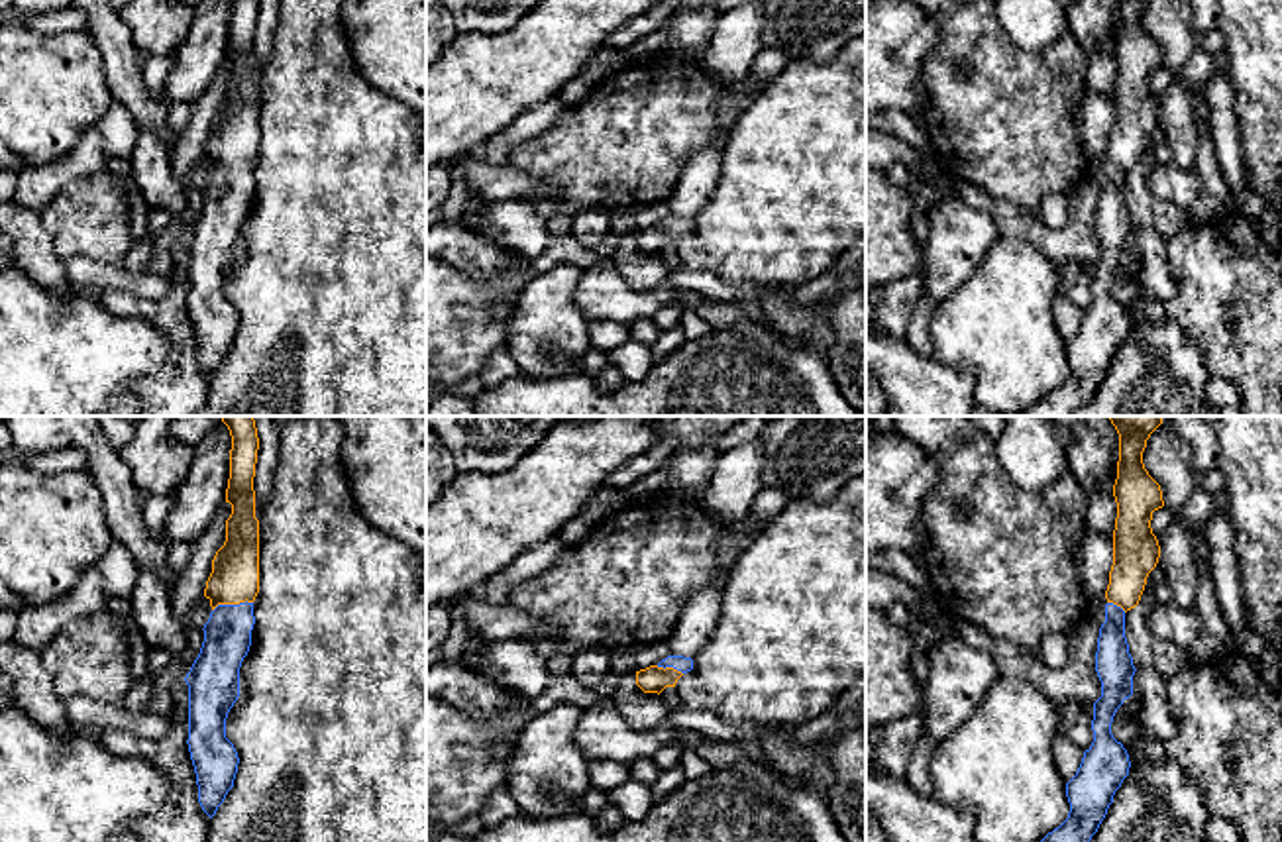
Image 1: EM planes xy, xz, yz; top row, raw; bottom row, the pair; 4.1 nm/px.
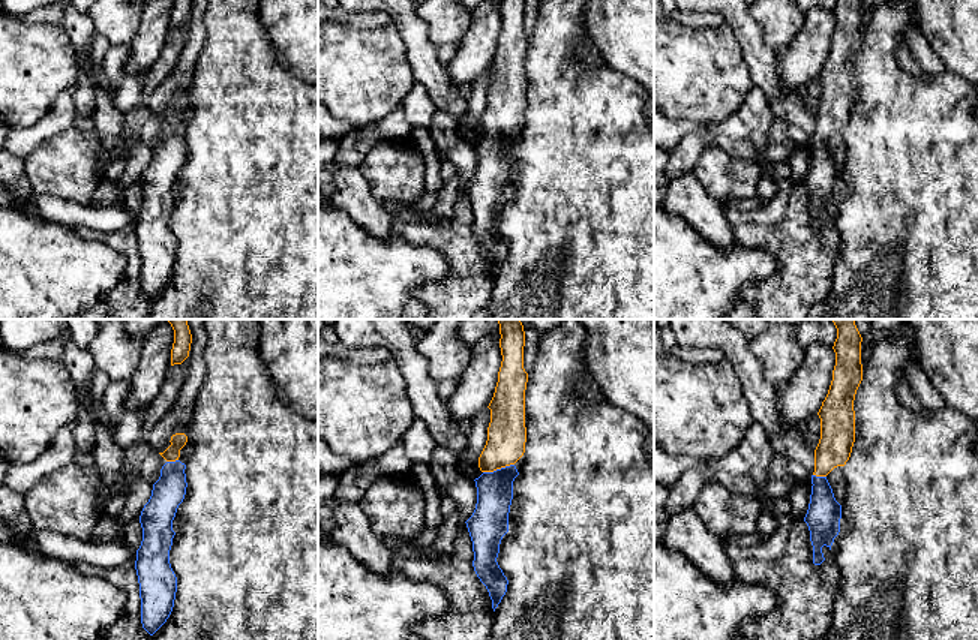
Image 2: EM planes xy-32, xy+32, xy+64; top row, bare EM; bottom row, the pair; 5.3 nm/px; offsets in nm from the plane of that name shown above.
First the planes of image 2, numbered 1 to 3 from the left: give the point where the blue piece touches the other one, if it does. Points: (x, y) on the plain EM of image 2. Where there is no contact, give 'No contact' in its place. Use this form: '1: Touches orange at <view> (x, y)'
1: Touches orange at xy-32 (171, 125)
2: Touches orange at xy+32 (498, 132)
3: Touches orange at xy+64 (819, 140)

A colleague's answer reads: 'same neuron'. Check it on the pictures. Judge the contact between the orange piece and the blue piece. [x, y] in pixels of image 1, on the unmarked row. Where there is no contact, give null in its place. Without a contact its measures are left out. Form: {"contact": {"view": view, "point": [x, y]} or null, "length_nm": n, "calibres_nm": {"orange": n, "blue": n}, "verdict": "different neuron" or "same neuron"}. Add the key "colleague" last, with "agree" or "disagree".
{"contact": {"view": "xy", "point": [232, 163]}, "length_nm": 170, "calibres_nm": {"orange": 200, "blue": 190}, "verdict": "same neuron", "colleague": "agree"}

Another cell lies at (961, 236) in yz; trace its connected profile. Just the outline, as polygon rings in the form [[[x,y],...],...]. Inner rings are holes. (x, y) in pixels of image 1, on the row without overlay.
[[[960,194],[929,210],[929,237],[923,245],[925,292],[942,302],[968,281],[999,237],[993,216],[972,208]]]

